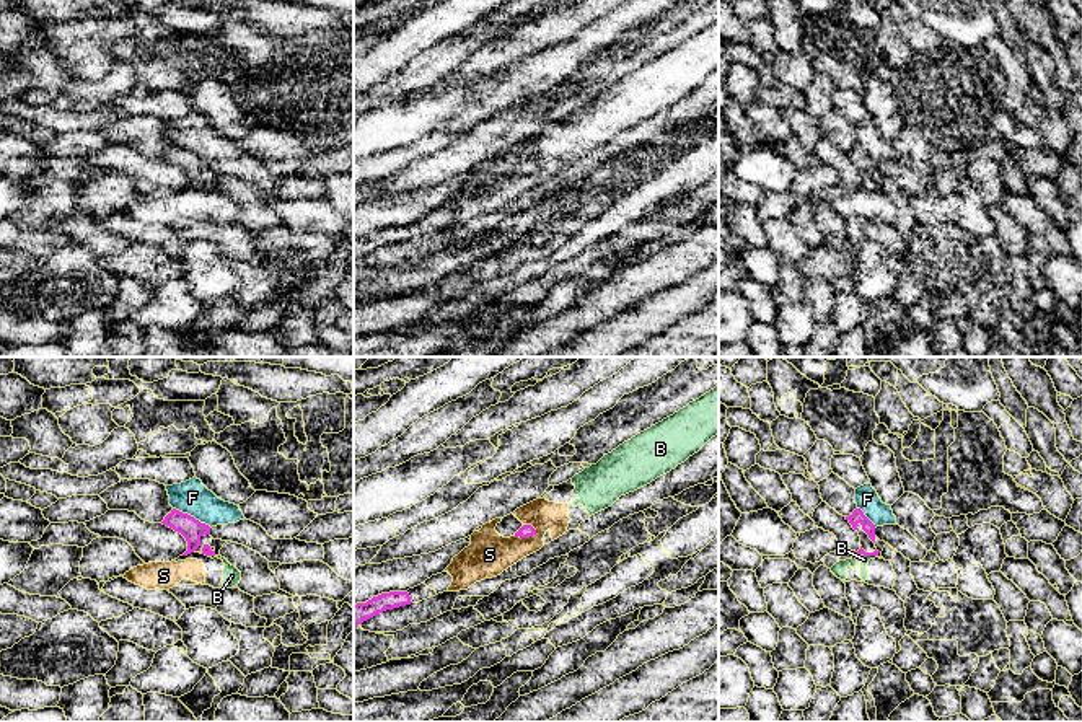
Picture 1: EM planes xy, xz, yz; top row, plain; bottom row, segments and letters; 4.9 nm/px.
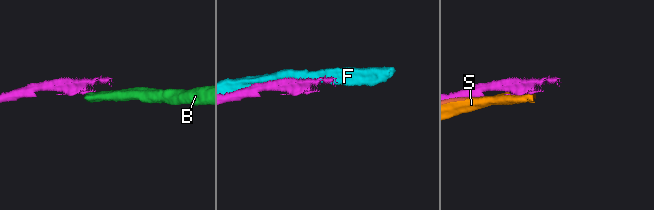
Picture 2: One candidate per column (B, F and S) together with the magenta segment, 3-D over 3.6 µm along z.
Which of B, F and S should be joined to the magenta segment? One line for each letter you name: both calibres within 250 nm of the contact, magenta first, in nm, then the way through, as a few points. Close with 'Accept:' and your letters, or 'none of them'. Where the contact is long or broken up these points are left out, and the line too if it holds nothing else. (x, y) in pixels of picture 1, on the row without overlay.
Accept: none of them

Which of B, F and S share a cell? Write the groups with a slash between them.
B S / F

